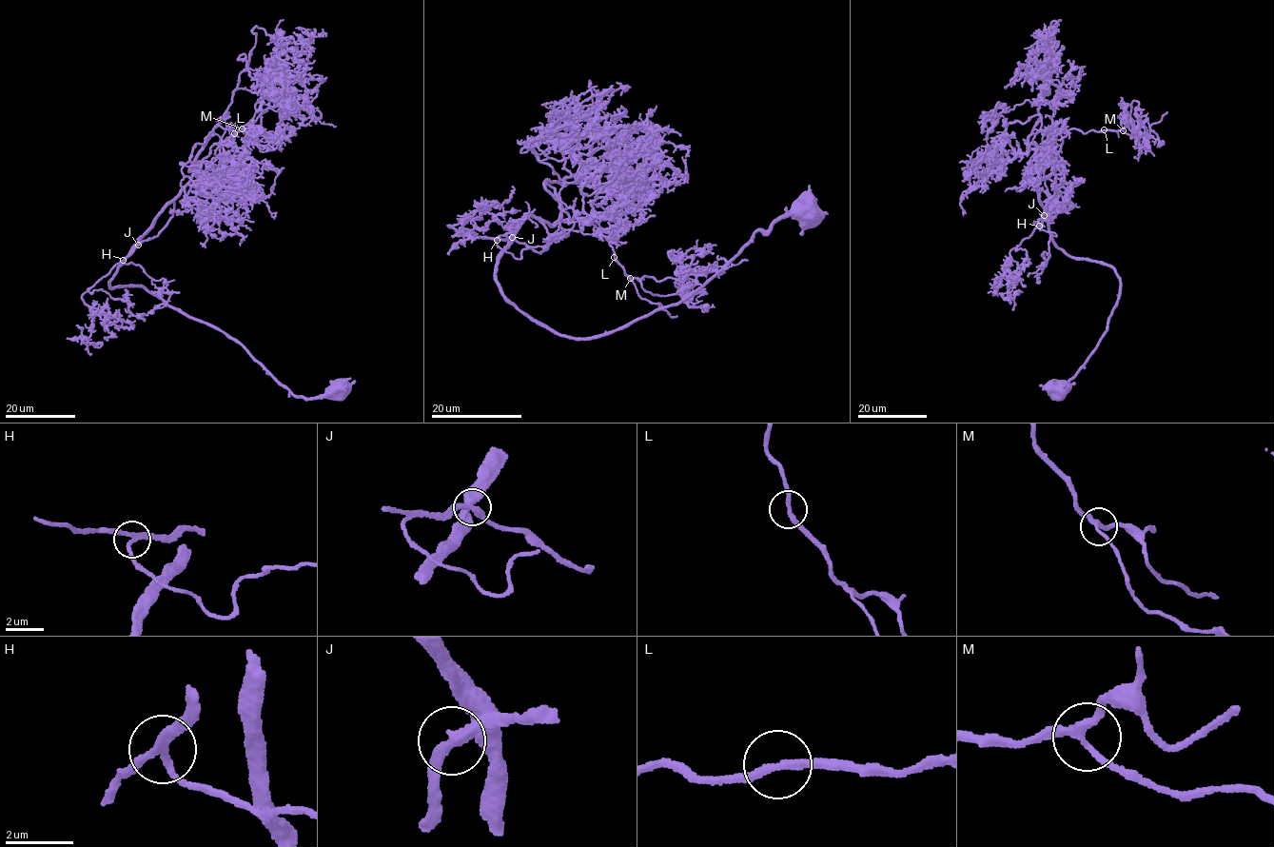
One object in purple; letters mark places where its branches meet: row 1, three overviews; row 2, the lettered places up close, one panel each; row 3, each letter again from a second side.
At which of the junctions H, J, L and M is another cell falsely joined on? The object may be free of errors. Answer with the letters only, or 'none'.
none

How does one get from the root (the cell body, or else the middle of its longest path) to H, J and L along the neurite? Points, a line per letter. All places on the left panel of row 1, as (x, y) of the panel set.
H: (336, 392), (296, 397), (221, 331), (168, 306), (142, 286), (111, 288), (110, 279), (137, 242), (123, 260)
J: (336, 392), (296, 397), (221, 331), (168, 306), (142, 286), (111, 288), (110, 279), (131, 246), (138, 245)
L: (336, 392), (296, 397), (221, 331), (142, 286), (110, 286), (136, 240), (210, 147), (234, 139), (233, 132)

